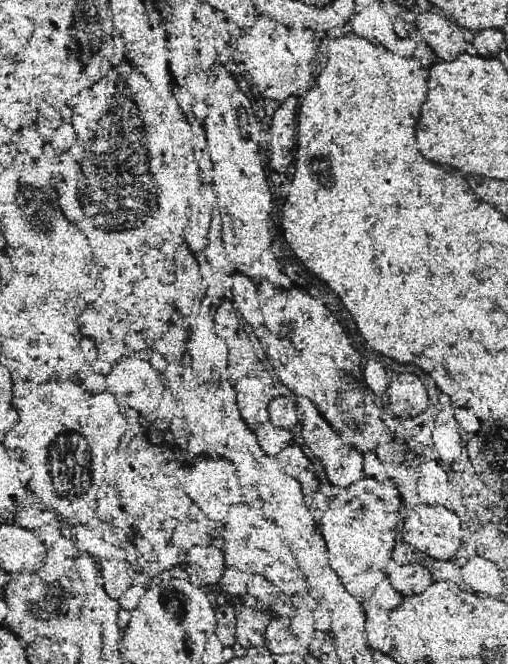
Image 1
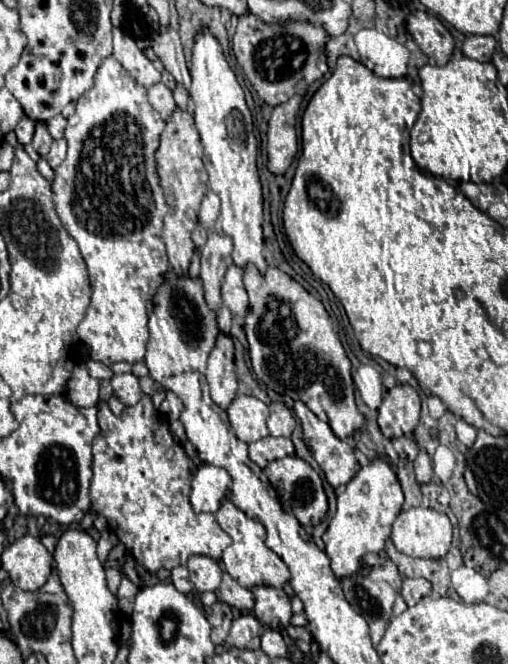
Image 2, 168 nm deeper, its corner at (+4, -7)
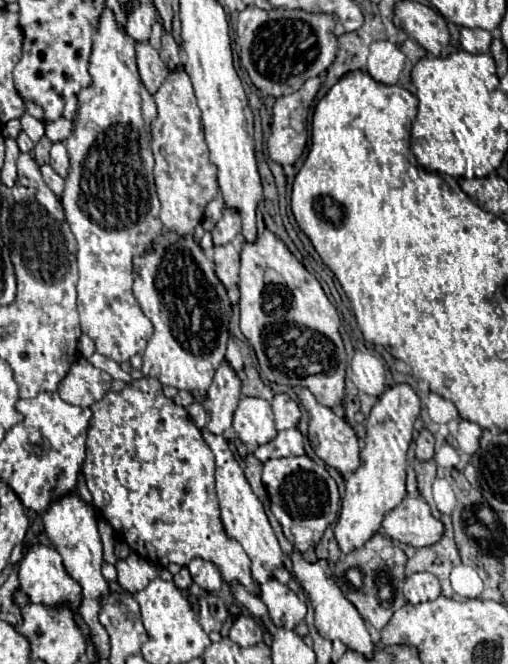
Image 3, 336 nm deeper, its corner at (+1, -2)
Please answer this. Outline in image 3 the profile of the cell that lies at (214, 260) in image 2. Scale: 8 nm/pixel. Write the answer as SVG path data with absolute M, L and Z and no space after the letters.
M224 209L222 219L212 229L212 241L216 247L230 243L240 233L240 215L232 209Z

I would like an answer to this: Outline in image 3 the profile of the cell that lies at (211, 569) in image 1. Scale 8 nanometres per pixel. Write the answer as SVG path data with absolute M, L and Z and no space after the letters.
M192 559L190 565L188 565L190 573L192 573L192 579L196 585L200 585L202 589L210 591L210 593L216 593L222 585L222 575L218 571L218 567L212 563L212 561L206 561L206 559Z

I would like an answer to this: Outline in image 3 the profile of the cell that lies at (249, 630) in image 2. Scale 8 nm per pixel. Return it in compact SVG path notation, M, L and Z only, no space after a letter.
M238 615L230 627L230 639L242 647L250 647L262 641L262 625L252 615Z

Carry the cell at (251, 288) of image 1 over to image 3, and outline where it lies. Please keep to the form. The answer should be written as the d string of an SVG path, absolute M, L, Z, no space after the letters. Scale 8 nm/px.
M232 241L222 247L214 247L216 275L226 289L234 289L240 283L240 241Z

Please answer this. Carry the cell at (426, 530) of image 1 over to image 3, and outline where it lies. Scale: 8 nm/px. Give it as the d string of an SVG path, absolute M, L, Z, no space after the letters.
M410 495L384 517L382 527L392 539L412 547L434 545L444 535L444 525L432 515L430 505L422 497Z

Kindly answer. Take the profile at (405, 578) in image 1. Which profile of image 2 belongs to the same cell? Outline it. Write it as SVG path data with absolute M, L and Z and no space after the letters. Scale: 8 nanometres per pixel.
M405 578L403 580L403 598L407 606L415 606L421 598L431 596L431 586L425 578Z

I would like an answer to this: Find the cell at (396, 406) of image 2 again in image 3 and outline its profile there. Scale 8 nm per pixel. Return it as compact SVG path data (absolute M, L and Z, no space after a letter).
M408 383L388 387L372 407L360 467L346 477L346 493L334 527L334 537L342 553L352 553L370 541L382 529L384 515L400 505L406 497L406 451L412 441L412 425L420 415L420 399Z

